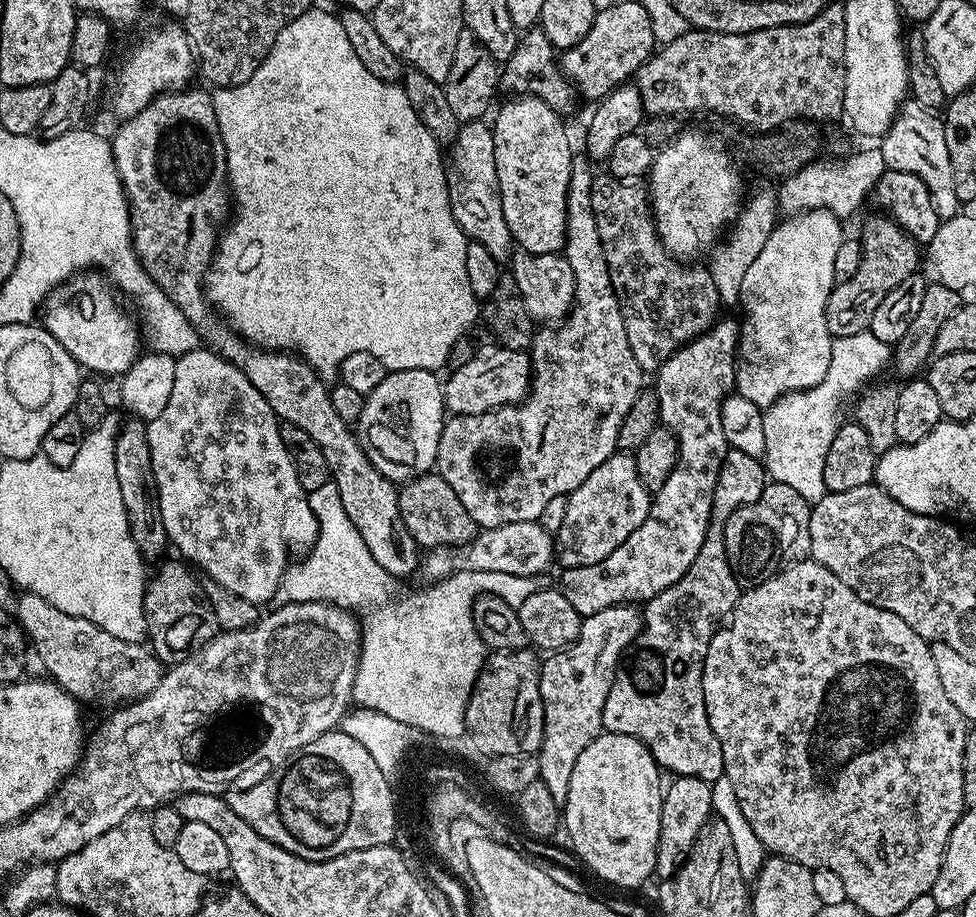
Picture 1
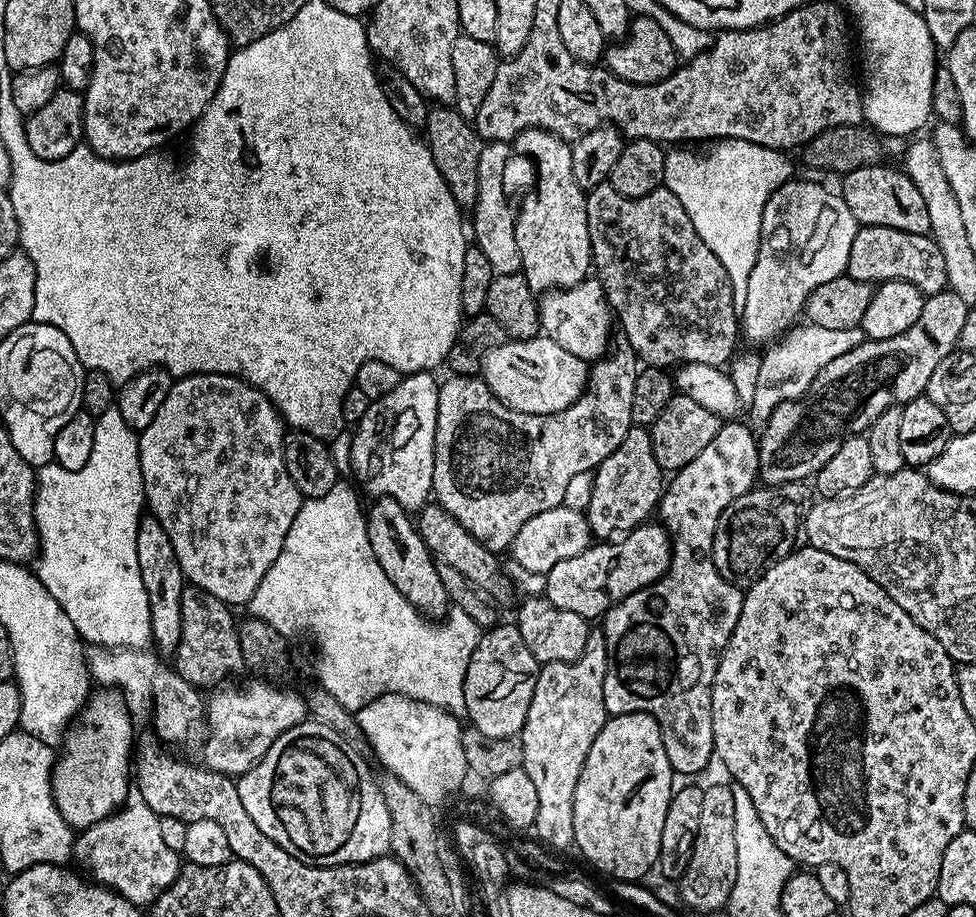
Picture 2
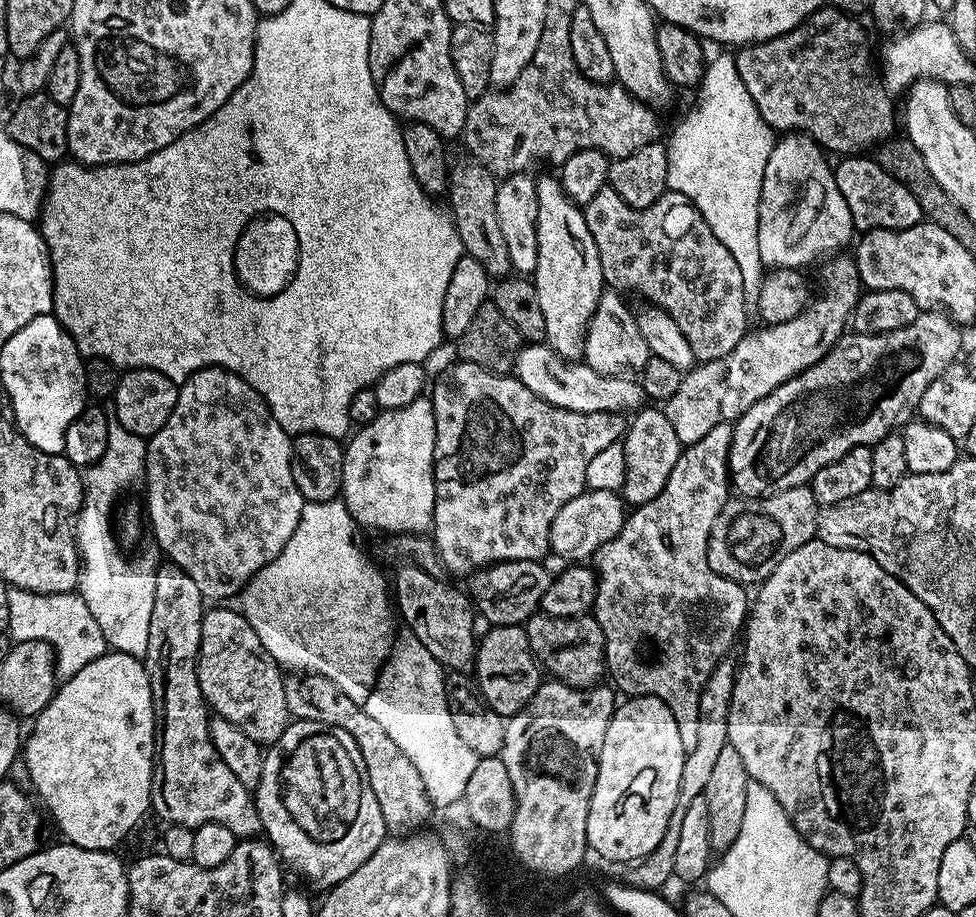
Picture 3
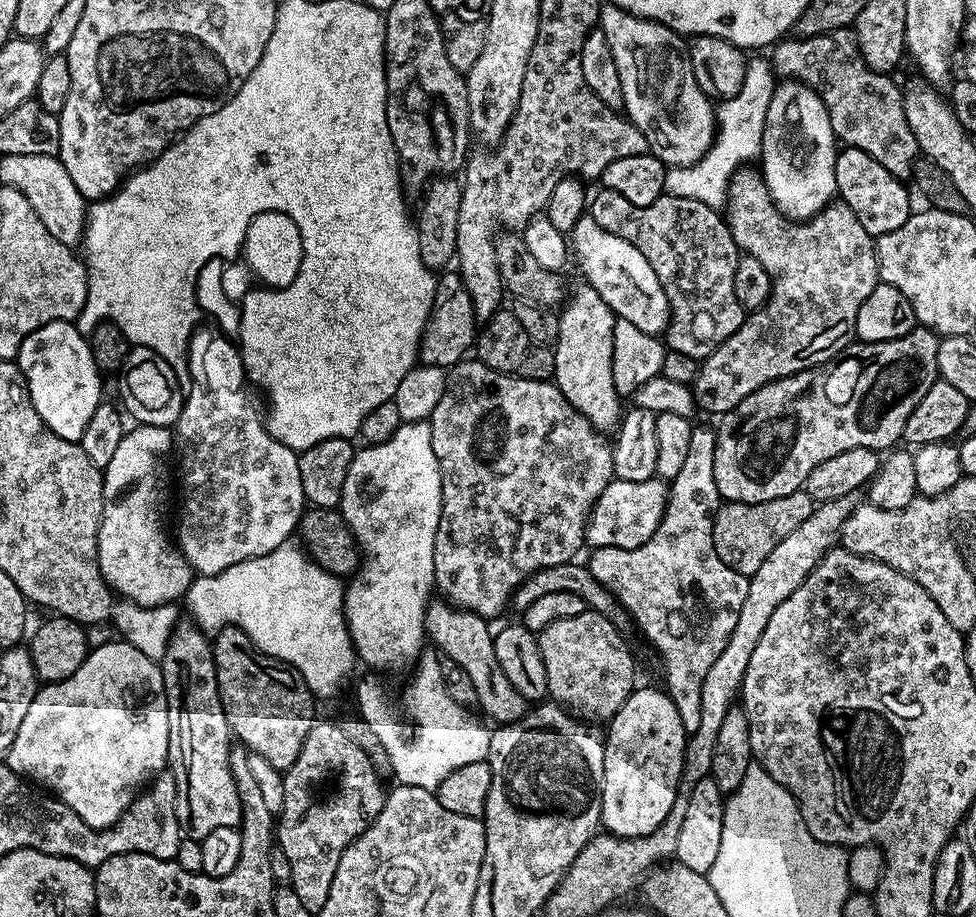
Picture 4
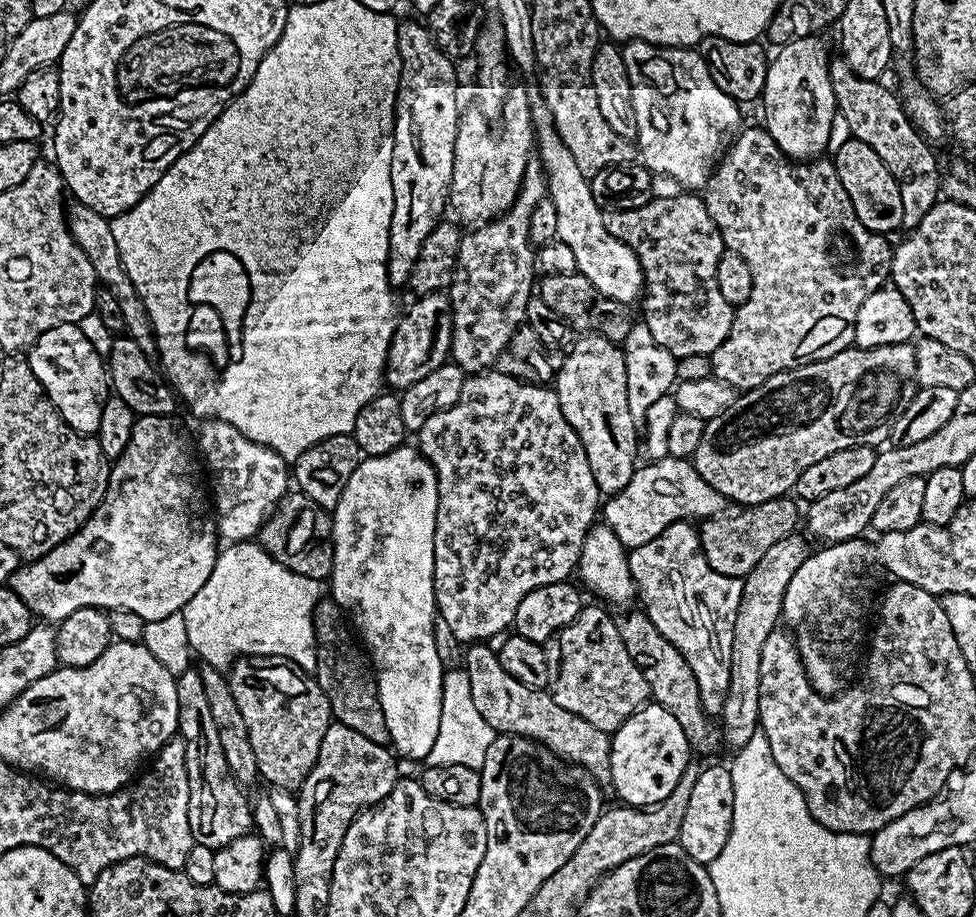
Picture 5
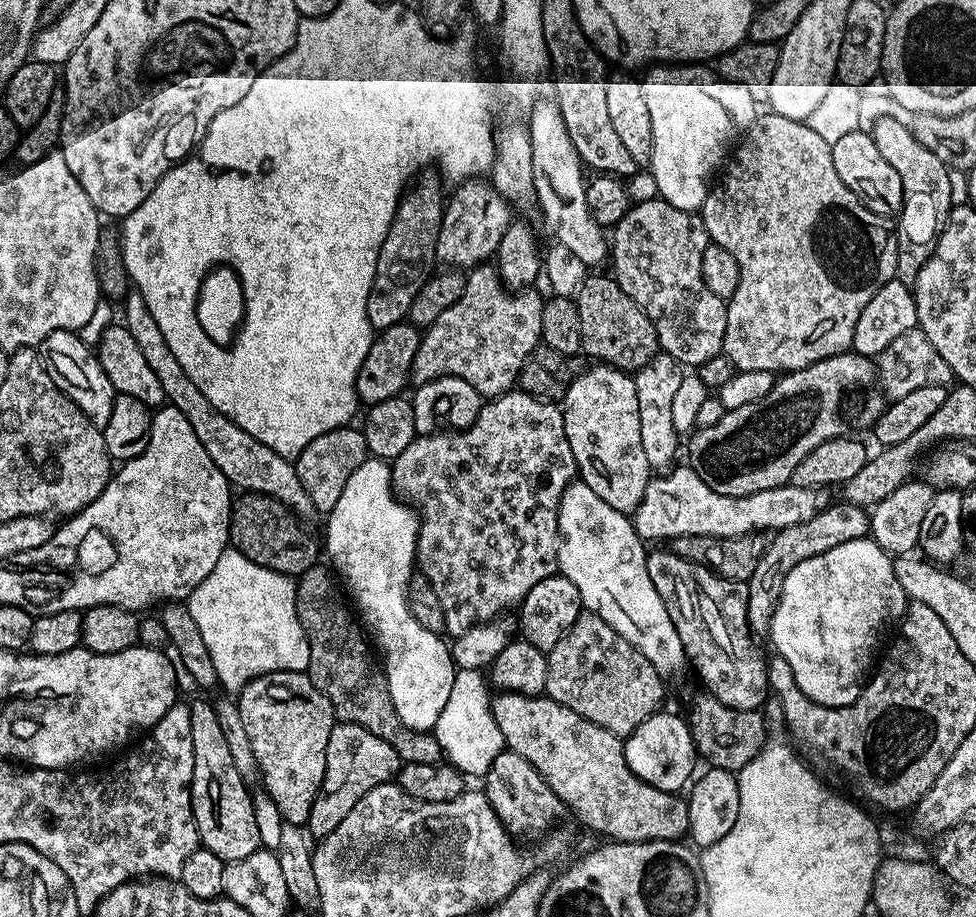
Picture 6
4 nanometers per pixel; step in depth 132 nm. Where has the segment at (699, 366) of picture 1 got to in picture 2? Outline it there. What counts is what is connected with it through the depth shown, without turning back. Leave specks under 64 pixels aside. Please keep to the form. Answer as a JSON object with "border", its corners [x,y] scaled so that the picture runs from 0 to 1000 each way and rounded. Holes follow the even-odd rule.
{"border":[[[661,569],[656,575],[649,576],[638,587],[608,592],[600,600],[596,600],[596,604],[588,604],[588,609],[572,613],[568,622],[559,625],[559,639],[555,647],[557,653],[564,655],[572,665],[584,665],[584,670],[592,670],[598,676],[607,678],[610,677],[610,672],[611,675],[618,673],[637,652],[666,639],[671,632],[677,632],[684,625],[689,612],[689,586],[679,570],[668,570]]]}

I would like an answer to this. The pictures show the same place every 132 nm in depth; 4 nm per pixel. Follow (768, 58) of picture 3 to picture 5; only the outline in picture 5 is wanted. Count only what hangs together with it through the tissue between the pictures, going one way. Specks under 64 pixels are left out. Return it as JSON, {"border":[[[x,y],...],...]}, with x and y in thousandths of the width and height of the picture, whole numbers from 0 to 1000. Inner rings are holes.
{"border":[[[863,63],[851,67],[850,77],[859,125],[867,129],[876,152],[887,155],[887,159],[891,159],[891,164],[895,164],[895,168],[908,177],[908,185],[912,185],[920,198],[920,207],[924,212],[924,245],[930,251],[939,249],[941,242],[945,242],[945,238],[949,238],[949,233],[953,233],[955,226],[964,217],[965,186],[955,167],[956,158],[935,137],[923,106],[915,97],[914,101],[906,89],[888,87],[875,81],[875,76],[871,76]]]}

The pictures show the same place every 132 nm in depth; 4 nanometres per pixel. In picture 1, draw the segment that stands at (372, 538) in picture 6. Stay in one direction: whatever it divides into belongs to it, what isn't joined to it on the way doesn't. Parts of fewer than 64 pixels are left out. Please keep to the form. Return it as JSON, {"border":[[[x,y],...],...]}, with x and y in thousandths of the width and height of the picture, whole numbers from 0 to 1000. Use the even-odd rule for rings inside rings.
{"border":[[[408,403],[399,406],[381,429],[373,433],[373,446],[367,463],[367,479],[373,485],[375,499],[395,522],[403,526],[417,526],[435,516],[442,516],[447,509],[449,482],[457,457],[455,425],[452,411],[444,403]]]}

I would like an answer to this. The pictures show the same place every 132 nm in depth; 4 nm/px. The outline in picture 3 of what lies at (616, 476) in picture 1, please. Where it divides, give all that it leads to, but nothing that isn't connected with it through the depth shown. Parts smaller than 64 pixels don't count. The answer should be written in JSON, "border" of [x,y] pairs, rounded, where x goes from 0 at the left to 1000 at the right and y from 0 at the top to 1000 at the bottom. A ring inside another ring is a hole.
{"border":[[[662,443],[655,446],[642,461],[637,477],[638,495],[641,496],[641,517],[637,541],[644,551],[655,552],[666,547],[682,530],[682,521],[699,495],[701,485],[695,481],[695,473],[679,446]],[[668,444],[668,445],[664,445]]]}

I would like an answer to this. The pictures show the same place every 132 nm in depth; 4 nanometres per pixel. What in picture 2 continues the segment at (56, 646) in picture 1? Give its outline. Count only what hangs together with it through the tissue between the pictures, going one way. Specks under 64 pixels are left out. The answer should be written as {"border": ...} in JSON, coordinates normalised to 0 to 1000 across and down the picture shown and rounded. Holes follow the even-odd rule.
{"border":[[[91,703],[87,708],[87,723],[95,745],[105,750],[120,750],[120,754],[137,781],[148,779],[154,770],[158,774],[157,798],[165,808],[191,809],[199,806],[211,785],[211,766],[206,754],[191,744],[176,727],[166,722],[159,710],[140,707],[111,708]]]}

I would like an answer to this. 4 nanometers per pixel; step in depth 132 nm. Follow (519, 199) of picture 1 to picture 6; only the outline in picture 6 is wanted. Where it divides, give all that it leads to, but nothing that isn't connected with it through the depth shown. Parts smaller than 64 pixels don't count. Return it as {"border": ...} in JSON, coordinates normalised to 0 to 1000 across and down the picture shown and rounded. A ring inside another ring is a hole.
{"border":[[[623,397],[599,400],[597,408],[582,422],[576,448],[593,522],[605,530],[617,547],[629,552],[629,556],[651,559],[666,522],[662,494],[658,491],[658,469],[654,465],[651,413],[642,405]]]}

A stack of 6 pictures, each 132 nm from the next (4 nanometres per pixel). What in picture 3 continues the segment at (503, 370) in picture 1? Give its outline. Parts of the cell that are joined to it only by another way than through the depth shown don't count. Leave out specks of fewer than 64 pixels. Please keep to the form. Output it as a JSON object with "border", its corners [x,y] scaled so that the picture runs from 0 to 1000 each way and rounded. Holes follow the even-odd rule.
{"border":[[[560,374],[534,378],[529,388],[527,409],[535,417],[535,421],[539,421],[539,425],[543,425],[551,434],[570,445],[589,449],[643,451],[655,446],[662,436],[658,421],[651,413],[613,408],[603,397],[576,391],[568,381],[561,378]]]}

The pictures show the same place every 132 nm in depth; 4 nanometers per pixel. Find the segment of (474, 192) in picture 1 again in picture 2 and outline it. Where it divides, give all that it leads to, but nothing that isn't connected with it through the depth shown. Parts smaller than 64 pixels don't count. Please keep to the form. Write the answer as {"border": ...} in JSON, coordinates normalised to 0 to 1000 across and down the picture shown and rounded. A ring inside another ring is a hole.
{"border":[[[515,153],[497,156],[490,172],[490,216],[483,228],[482,253],[488,256],[487,269],[498,277],[505,298],[527,299],[535,290],[535,277],[531,273],[531,260],[527,260],[529,231],[520,224],[520,209],[516,206],[516,191],[520,188],[520,173],[527,170],[526,162]]]}

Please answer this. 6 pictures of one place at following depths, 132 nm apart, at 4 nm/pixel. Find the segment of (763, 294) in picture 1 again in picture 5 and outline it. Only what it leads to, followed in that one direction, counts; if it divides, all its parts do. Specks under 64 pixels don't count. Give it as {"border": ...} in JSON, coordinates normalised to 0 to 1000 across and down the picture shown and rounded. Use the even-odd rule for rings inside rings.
{"border":[[[834,38],[802,49],[788,69],[785,81],[781,106],[784,118],[782,138],[808,174],[817,177],[839,171],[847,162],[850,137],[859,124],[852,97],[850,60],[840,44],[843,43],[839,38]]]}

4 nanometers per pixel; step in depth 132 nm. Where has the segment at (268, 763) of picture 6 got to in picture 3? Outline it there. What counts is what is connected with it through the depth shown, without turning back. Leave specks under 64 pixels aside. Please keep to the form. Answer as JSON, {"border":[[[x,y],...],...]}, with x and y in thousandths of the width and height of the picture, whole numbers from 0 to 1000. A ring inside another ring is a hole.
{"border":[[[217,661],[207,674],[203,748],[209,766],[222,782],[235,785],[264,812],[277,814],[295,795],[292,738],[286,724],[260,691],[260,683],[241,662]]]}

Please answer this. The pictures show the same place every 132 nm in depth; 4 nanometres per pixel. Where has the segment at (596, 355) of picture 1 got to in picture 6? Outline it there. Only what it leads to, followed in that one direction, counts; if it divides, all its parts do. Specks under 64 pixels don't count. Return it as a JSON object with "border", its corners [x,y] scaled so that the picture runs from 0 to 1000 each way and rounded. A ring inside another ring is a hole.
{"border":[[[532,425],[517,427],[515,432],[501,435],[495,442],[490,456],[480,467],[474,469],[448,469],[442,473],[430,473],[408,499],[401,503],[402,530],[411,546],[417,547],[430,565],[430,581],[426,592],[426,615],[429,616],[443,638],[449,643],[449,652],[453,656],[453,665],[457,670],[457,690],[460,695],[472,694],[487,680],[499,680],[501,676],[509,675],[519,663],[528,664],[534,654],[555,635],[555,630],[571,627],[574,614],[574,579],[572,578],[572,552],[580,530],[591,522],[590,501],[588,491],[584,491],[584,482],[580,478],[578,450],[569,439],[552,436]]]}

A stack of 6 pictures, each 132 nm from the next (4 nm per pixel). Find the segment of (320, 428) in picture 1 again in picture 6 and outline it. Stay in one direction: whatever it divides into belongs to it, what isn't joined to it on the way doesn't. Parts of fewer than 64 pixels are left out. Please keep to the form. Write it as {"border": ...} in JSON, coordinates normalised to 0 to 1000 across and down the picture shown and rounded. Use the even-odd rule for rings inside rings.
{"border":[[[509,754],[504,759],[504,778],[519,819],[535,822],[572,866],[586,885],[607,907],[636,920],[660,916],[691,916],[705,912],[705,874],[700,867],[674,862],[658,853],[641,831],[639,807],[625,796],[588,779],[561,758],[536,759]]]}

